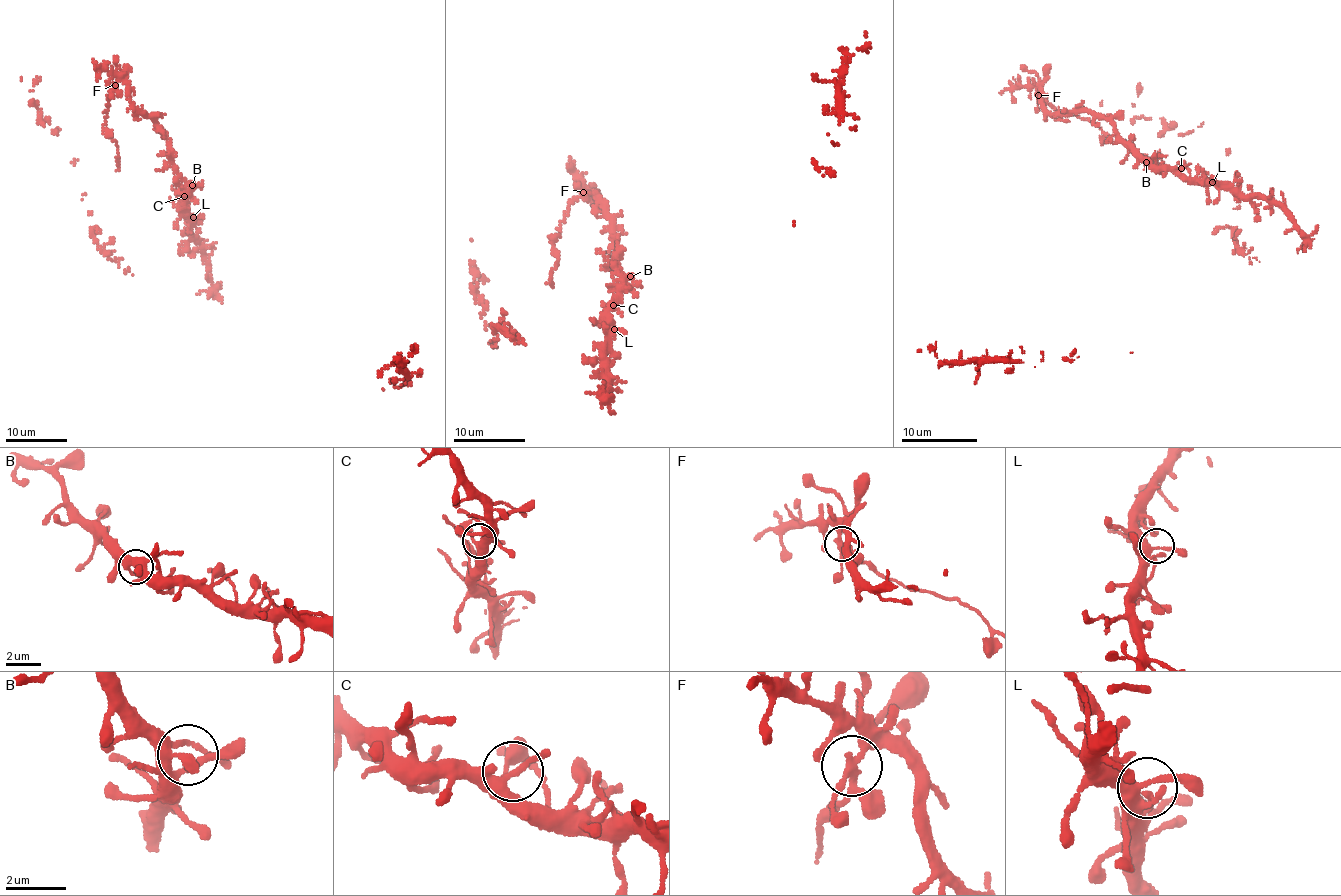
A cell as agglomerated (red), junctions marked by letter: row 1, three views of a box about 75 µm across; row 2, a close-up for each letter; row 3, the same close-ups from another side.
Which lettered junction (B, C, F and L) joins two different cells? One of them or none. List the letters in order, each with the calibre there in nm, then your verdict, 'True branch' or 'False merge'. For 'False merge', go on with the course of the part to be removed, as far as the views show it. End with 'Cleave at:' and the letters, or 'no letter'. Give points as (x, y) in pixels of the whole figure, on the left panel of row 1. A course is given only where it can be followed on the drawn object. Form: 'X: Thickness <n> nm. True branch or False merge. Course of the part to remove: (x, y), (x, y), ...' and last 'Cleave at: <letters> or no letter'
B: Thickness 260 nm. True branch
C: Thickness 280 nm. True branch
F: Thickness 240 nm. False merge. Course of the part to remove: (114, 84), (104, 126), (115, 141), (119, 165), (120, 158)
L: Thickness 320 nm. True branch
Cleave at: F

